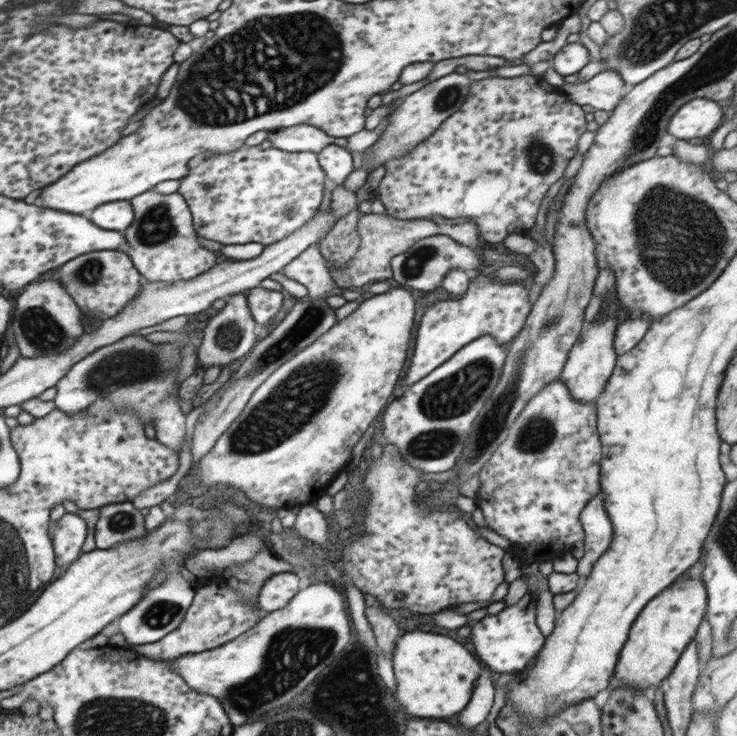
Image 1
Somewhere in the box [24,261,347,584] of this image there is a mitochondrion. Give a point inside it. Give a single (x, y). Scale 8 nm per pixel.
(304, 391)

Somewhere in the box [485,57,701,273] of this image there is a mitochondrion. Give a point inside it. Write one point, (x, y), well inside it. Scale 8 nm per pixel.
(540, 158)

